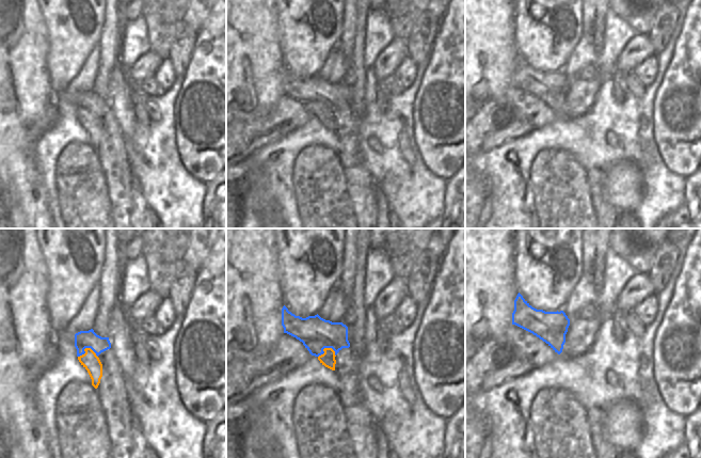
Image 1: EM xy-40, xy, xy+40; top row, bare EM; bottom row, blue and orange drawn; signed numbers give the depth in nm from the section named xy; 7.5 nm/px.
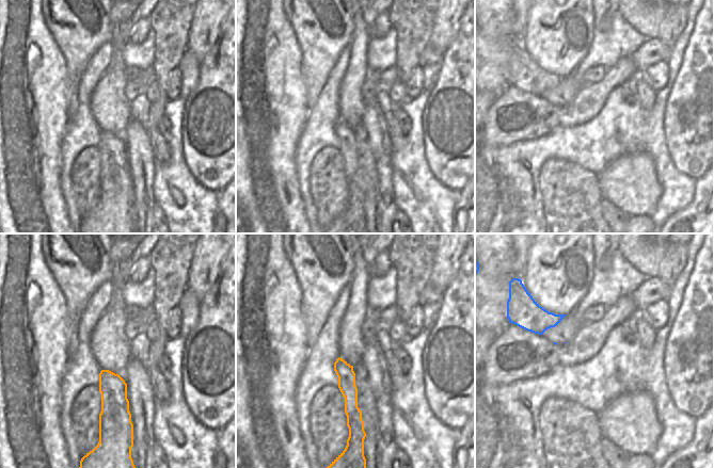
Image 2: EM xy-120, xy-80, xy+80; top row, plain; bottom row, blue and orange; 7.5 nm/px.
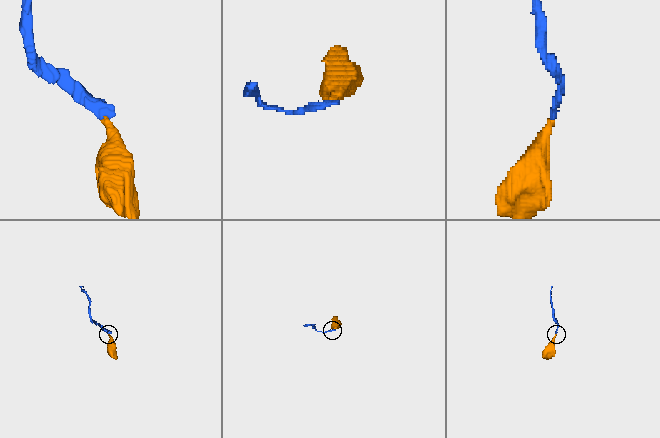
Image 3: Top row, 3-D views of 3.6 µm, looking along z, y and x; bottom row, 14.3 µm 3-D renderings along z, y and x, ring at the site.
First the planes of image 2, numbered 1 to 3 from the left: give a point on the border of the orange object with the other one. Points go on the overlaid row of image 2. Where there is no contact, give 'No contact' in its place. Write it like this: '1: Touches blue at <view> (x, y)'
1: No contact
2: No contact
3: No contact.

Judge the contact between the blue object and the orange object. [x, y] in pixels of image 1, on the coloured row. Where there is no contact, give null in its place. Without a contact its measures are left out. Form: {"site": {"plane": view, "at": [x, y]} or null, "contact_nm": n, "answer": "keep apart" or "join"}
{"site": {"plane": "xy-40", "at": [86, 347]}, "contact_nm": 150, "answer": "keep apart"}

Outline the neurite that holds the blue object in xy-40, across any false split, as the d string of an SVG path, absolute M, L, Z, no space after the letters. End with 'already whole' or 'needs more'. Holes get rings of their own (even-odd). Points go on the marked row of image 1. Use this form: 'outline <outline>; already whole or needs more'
outline M93 329L75 334L77 357L91 348L102 364L102 377L96 389L107 420L112 458L130 458L132 449L132 413L126 396L122 370L115 360L109 337L97 335Z; needs more

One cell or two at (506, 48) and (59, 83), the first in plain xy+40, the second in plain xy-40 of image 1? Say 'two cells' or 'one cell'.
two cells

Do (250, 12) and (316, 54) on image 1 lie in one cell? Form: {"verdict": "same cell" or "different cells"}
{"verdict": "different cells"}

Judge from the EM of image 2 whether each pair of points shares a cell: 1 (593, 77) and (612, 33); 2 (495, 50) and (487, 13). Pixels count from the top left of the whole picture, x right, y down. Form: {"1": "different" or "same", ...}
{"1": "different", "2": "same"}

